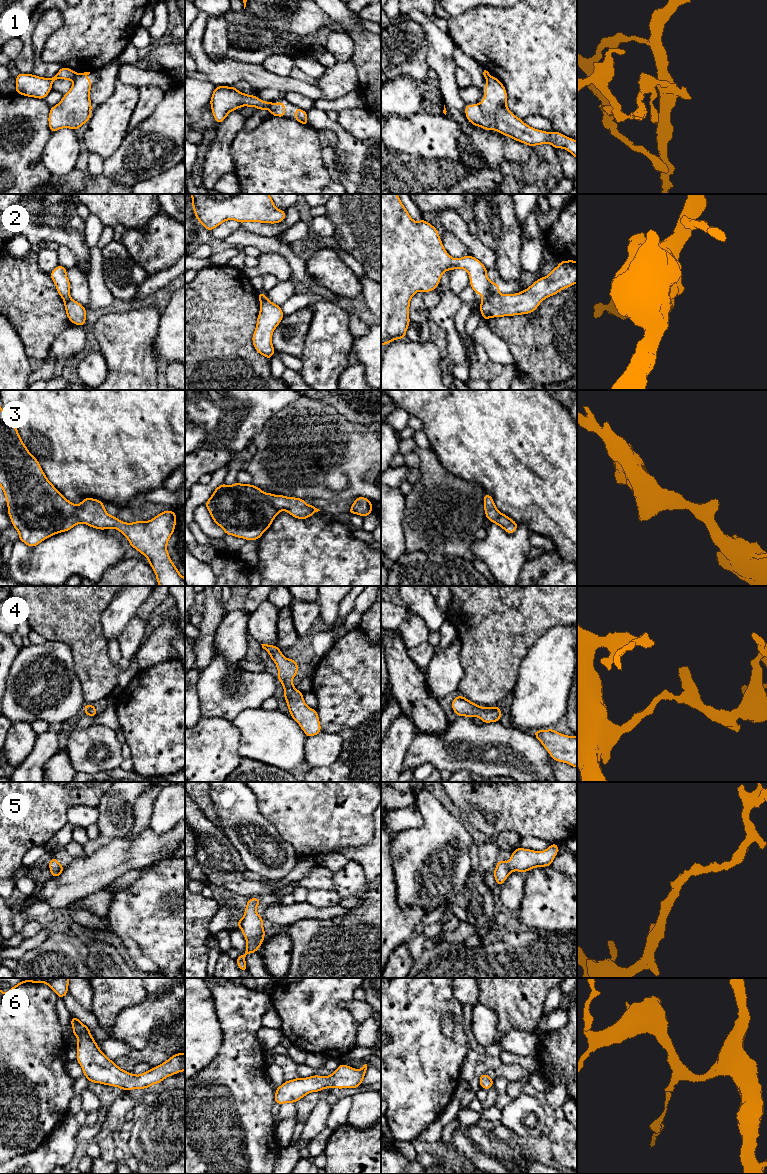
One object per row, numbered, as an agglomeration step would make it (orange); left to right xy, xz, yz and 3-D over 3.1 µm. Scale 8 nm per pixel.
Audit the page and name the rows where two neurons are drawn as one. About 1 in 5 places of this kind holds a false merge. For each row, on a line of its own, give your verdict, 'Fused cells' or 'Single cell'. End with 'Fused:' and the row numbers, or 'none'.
1: Fused cells
2: Single cell
3: Single cell
4: Single cell
5: Single cell
6: Single cell
Fused: 1

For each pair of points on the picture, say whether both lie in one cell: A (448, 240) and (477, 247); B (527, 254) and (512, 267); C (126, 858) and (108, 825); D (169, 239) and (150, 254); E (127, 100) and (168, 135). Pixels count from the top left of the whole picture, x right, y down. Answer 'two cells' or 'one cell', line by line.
A: two cells
B: two cells
C: two cells
D: one cell
E: two cells

